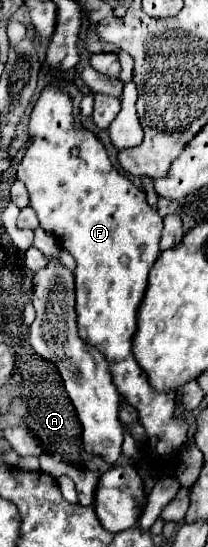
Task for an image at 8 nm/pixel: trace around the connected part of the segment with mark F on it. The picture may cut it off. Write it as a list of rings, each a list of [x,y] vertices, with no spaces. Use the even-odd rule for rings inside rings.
[[[45,87],[41,93],[29,121],[31,131],[31,145],[23,157],[23,161],[17,167],[17,177],[25,181],[31,207],[37,213],[39,225],[43,229],[49,229],[59,239],[61,247],[71,253],[77,261],[77,267],[73,271],[75,275],[75,311],[77,311],[77,329],[79,337],[97,347],[109,363],[111,379],[117,387],[117,391],[127,399],[131,407],[137,409],[139,421],[147,431],[147,449],[149,453],[159,459],[161,463],[177,465],[177,457],[181,447],[187,443],[187,431],[189,425],[185,421],[185,415],[177,415],[177,393],[169,391],[157,391],[149,385],[147,373],[139,367],[139,363],[133,357],[133,335],[137,331],[137,309],[139,303],[145,297],[147,289],[147,277],[149,269],[153,267],[155,259],[159,257],[159,237],[161,237],[161,223],[163,219],[155,209],[147,205],[143,189],[133,185],[127,177],[119,175],[117,169],[111,165],[105,147],[101,141],[85,129],[75,129],[73,125],[73,113],[71,113],[71,97],[57,89],[57,87]],[[79,147],[79,155],[71,155],[71,149]]]

